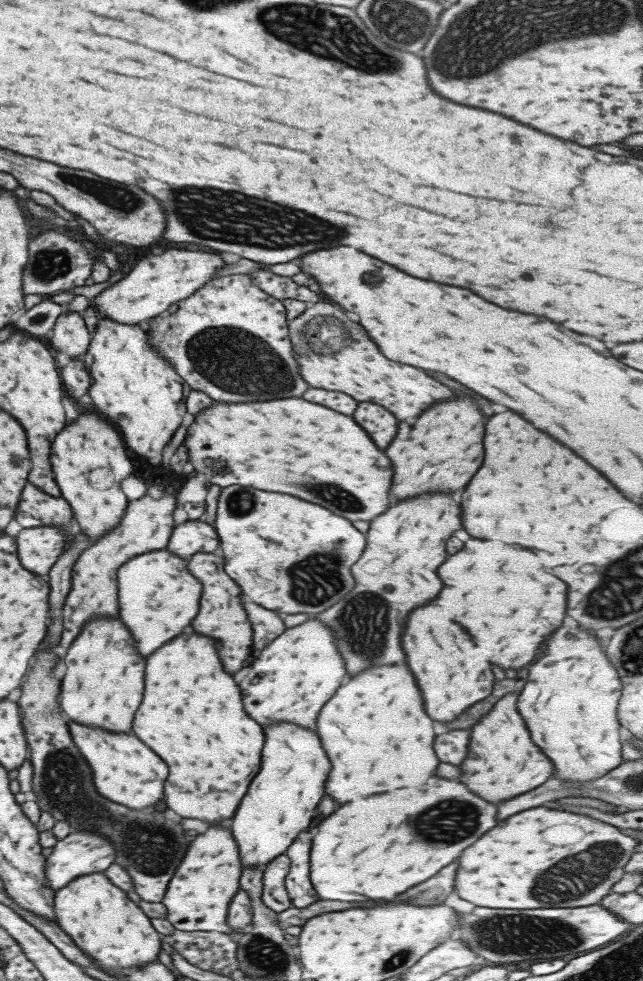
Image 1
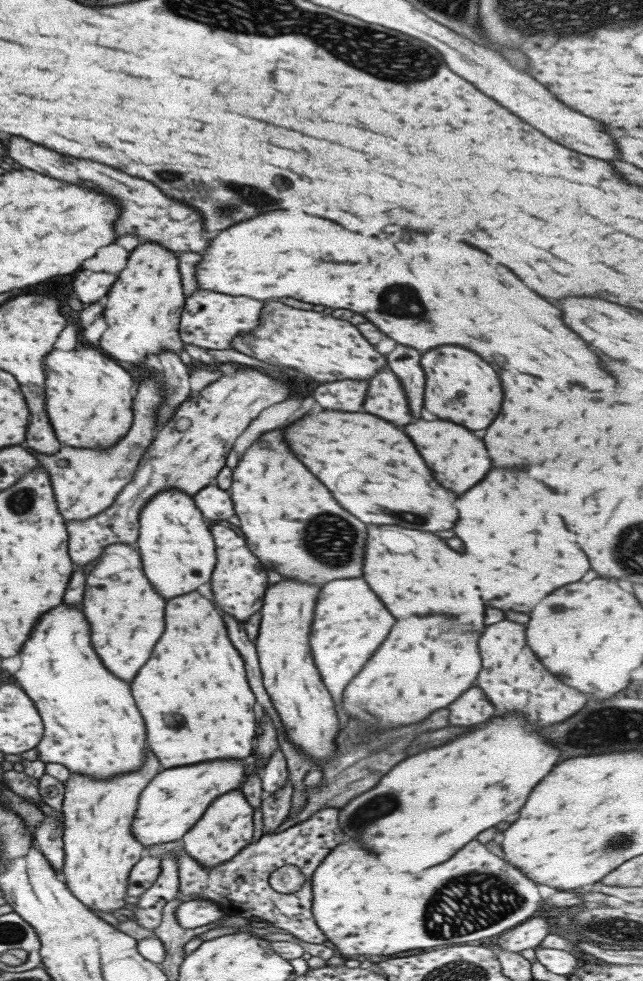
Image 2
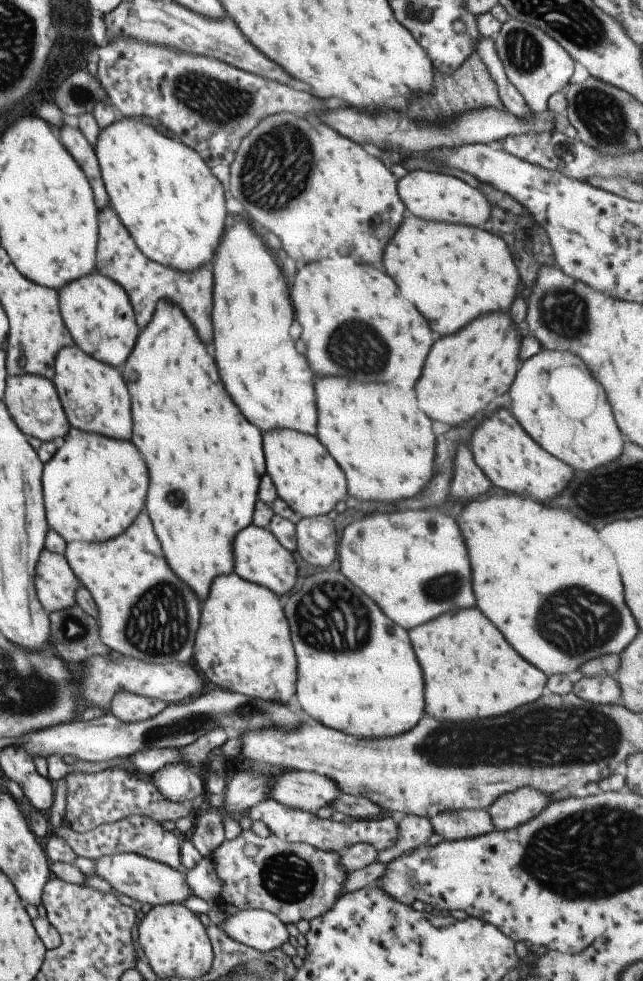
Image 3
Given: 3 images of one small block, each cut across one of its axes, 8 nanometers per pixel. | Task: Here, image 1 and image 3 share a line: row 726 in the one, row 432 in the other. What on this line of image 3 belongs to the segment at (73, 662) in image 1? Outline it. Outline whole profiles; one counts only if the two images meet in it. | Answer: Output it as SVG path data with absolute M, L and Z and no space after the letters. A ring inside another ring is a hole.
M73 344L59 349L55 354L51 381L71 427L88 433L105 434L109 438L127 440L131 436L129 394L115 367L99 362Z

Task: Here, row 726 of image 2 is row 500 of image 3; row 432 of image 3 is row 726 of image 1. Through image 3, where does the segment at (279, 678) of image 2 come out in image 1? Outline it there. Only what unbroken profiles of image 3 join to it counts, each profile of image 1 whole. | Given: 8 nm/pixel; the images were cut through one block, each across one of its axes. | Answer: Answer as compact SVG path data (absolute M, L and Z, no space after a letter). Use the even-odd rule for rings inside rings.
M286 722L269 723L263 728L265 744L259 772L253 776L247 794L241 798L233 818L231 832L235 839L241 869L257 868L263 872L275 856L284 854L297 834L305 831L315 816L315 806L323 798L323 784L329 772L329 760L315 731Z

